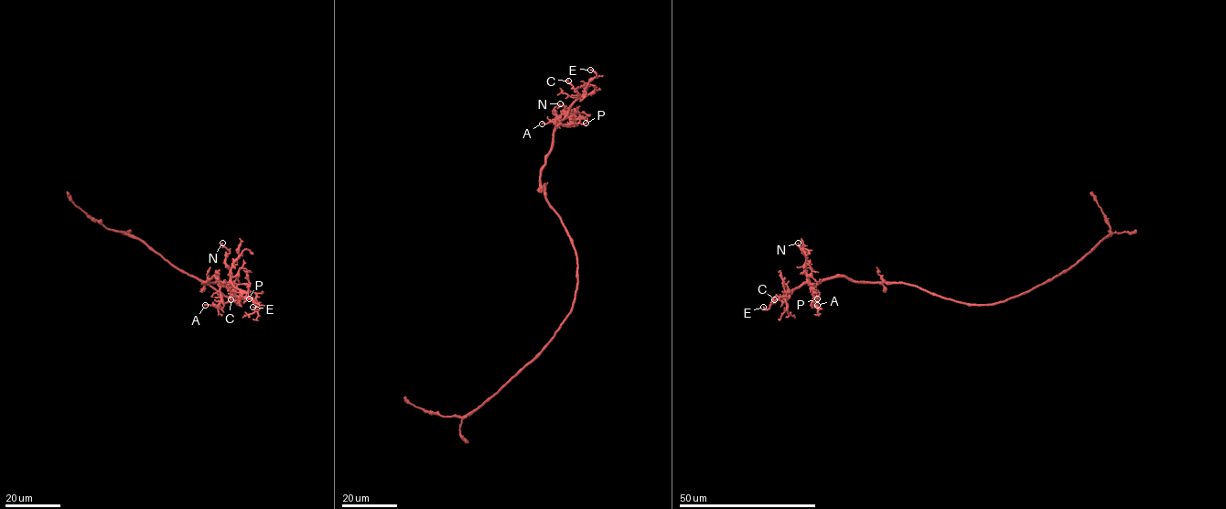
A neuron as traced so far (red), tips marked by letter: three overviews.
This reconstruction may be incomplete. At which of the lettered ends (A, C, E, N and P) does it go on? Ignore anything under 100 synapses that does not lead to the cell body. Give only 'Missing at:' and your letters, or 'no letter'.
Missing at: E

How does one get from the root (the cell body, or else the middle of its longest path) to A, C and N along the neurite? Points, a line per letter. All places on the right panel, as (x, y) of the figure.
A: (982, 305), (946, 299), (906, 283), (861, 283), (834, 276), (820, 280), (811, 288), (813, 303), (817, 305)
C: (982, 305), (946, 299), (906, 283), (861, 283), (844, 276), (803, 283), (785, 299), (776, 295), (774, 299)
N: (982, 305), (946, 299), (906, 283), (861, 283), (834, 276), (812, 285), (805, 269), (806, 256), (798, 243)

